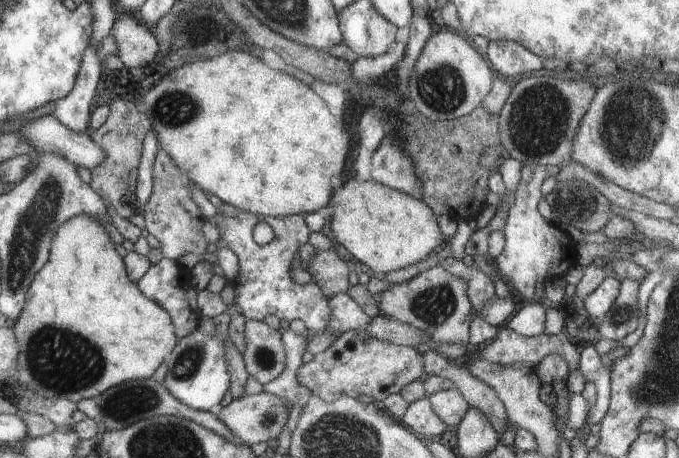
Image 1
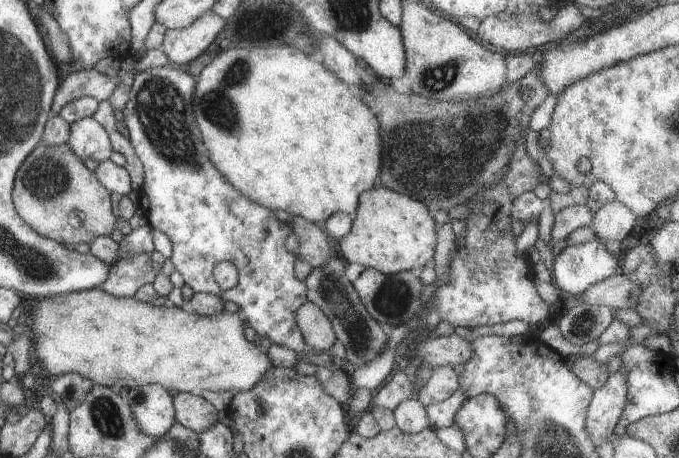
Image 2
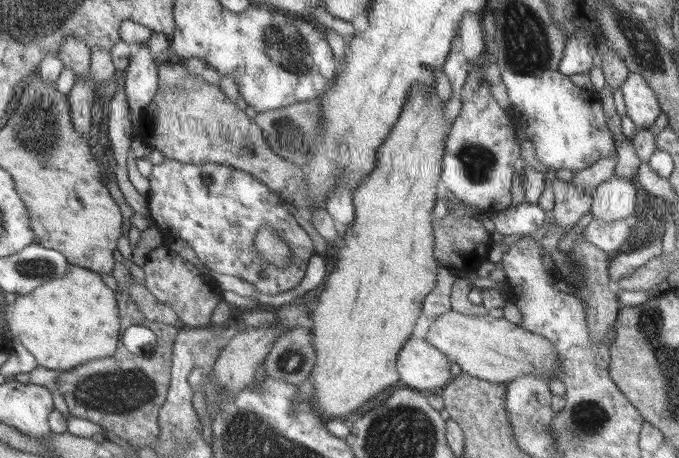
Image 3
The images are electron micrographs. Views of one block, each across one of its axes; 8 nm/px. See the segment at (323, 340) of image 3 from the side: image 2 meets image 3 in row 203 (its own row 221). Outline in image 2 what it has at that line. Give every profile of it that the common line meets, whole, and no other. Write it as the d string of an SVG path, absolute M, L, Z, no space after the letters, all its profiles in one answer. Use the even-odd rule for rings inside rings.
M377 184L371 190L359 194L359 206L357 212L353 214L351 230L339 242L339 256L349 264L359 264L363 268L379 270L385 276L393 276L399 272L421 272L425 266L431 266L435 256L435 246L437 246L437 224L433 220L433 212L409 196L397 194Z

